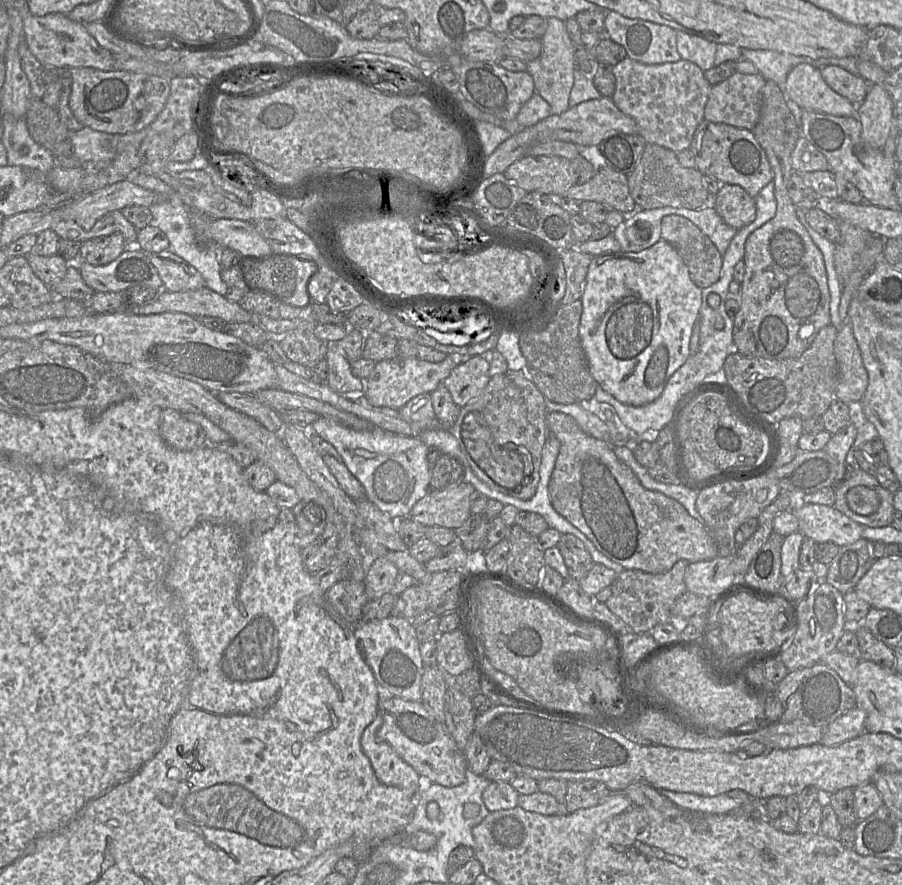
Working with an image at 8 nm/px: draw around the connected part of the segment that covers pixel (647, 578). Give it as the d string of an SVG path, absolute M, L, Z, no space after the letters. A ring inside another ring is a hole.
M679 560L667 572L658 574L624 569L611 584L612 594L605 602L606 607L637 634L649 633L657 624L676 621L673 604L686 591L684 573L688 564L686 560Z

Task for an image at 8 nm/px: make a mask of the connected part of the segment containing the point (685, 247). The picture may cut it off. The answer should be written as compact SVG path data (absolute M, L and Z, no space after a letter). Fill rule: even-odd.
M680 215L663 217L661 239L679 253L696 286L708 288L719 280L723 257L710 238L689 219Z

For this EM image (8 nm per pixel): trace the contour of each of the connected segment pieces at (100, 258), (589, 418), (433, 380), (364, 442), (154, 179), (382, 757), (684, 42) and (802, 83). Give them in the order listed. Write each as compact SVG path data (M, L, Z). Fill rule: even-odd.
M120 233L100 236L81 244L78 260L103 266L114 261L126 248L127 242Z
M545 398L548 412L558 411L571 416L579 427L587 434L610 443L610 428L606 421L600 420L595 414L584 409L579 402L559 404Z
M448 354L441 362L428 362L416 357L401 357L382 360L375 364L374 370L365 381L365 396L376 407L388 407L400 410L412 398L423 394L431 394L440 384L443 384L451 371L460 363L472 356Z
M319 417L307 431L320 436L337 450L348 470L364 487L366 499L393 520L408 517L416 502L430 491L429 447L420 437L399 435L377 426L356 431L324 417Z
M139 170L130 173L126 180L162 197L160 201L149 207L152 216L150 225L159 228L166 235L169 240L168 250L193 266L202 275L205 287L225 296L228 287L221 279L221 265L219 263L219 249L221 248L216 244L199 245L194 230L190 225L190 209L184 205L176 191L172 190L157 174L146 174Z
M378 710L361 735L361 748L370 760L379 782L397 787L410 797L417 797L425 782L388 743L378 739L377 731L382 722L382 711Z
M677 30L677 50L682 60L692 62L703 72L714 67L717 44Z
M798 64L790 70L785 91L802 110L834 116L856 116L857 105L832 90L823 80L820 69L810 64Z

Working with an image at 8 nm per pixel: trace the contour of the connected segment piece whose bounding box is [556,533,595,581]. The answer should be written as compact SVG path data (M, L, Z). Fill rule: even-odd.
M561 534L556 547L563 557L570 578L581 580L595 564L584 543L573 534Z

